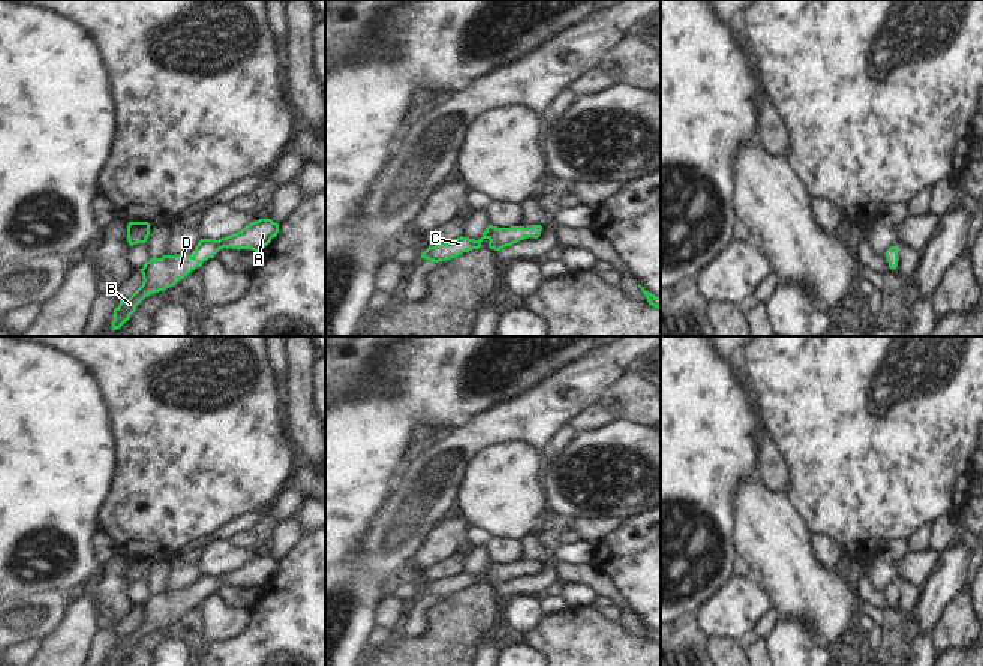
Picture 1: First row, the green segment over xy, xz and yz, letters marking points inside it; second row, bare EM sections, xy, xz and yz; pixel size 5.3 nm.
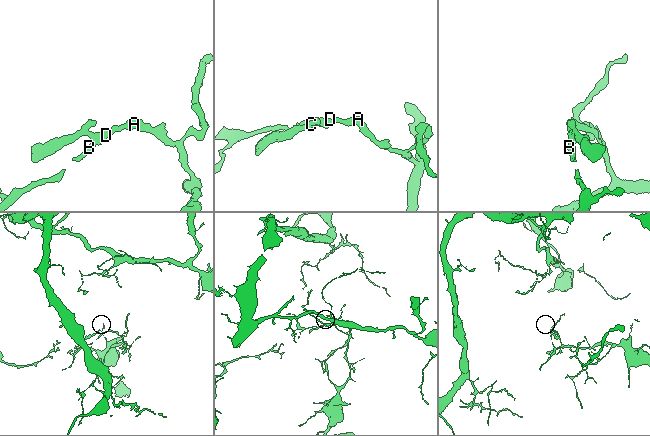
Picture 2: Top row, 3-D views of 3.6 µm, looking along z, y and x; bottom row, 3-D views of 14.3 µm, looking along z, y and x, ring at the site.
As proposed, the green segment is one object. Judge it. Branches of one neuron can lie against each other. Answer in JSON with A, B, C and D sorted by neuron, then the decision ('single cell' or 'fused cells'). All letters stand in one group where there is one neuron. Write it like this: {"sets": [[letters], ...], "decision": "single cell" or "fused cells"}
{"sets": [["A", "B", "C", "D"]], "decision": "single cell"}

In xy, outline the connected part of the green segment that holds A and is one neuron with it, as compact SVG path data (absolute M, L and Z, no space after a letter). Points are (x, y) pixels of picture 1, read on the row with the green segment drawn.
M259 219L246 225L241 231L216 238L201 238L195 246L195 254L163 255L162 258L150 258L141 270L142 285L114 309L112 328L120 328L136 306L150 294L165 291L181 278L187 276L196 267L201 267L208 258L223 248L262 250L279 232L279 224L271 219Z

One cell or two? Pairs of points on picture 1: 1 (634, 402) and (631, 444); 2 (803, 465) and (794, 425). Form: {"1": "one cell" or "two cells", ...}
{"1": "two cells", "2": "one cell"}

